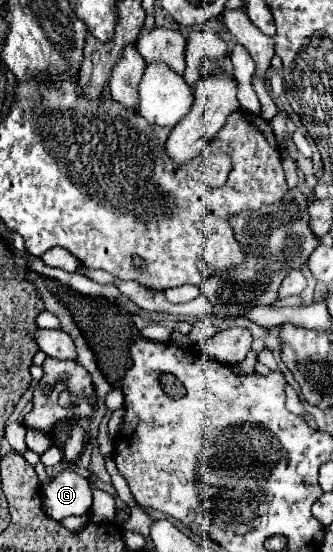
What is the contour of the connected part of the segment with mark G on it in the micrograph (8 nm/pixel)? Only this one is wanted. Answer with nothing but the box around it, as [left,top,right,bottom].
[42,470,92,520]

